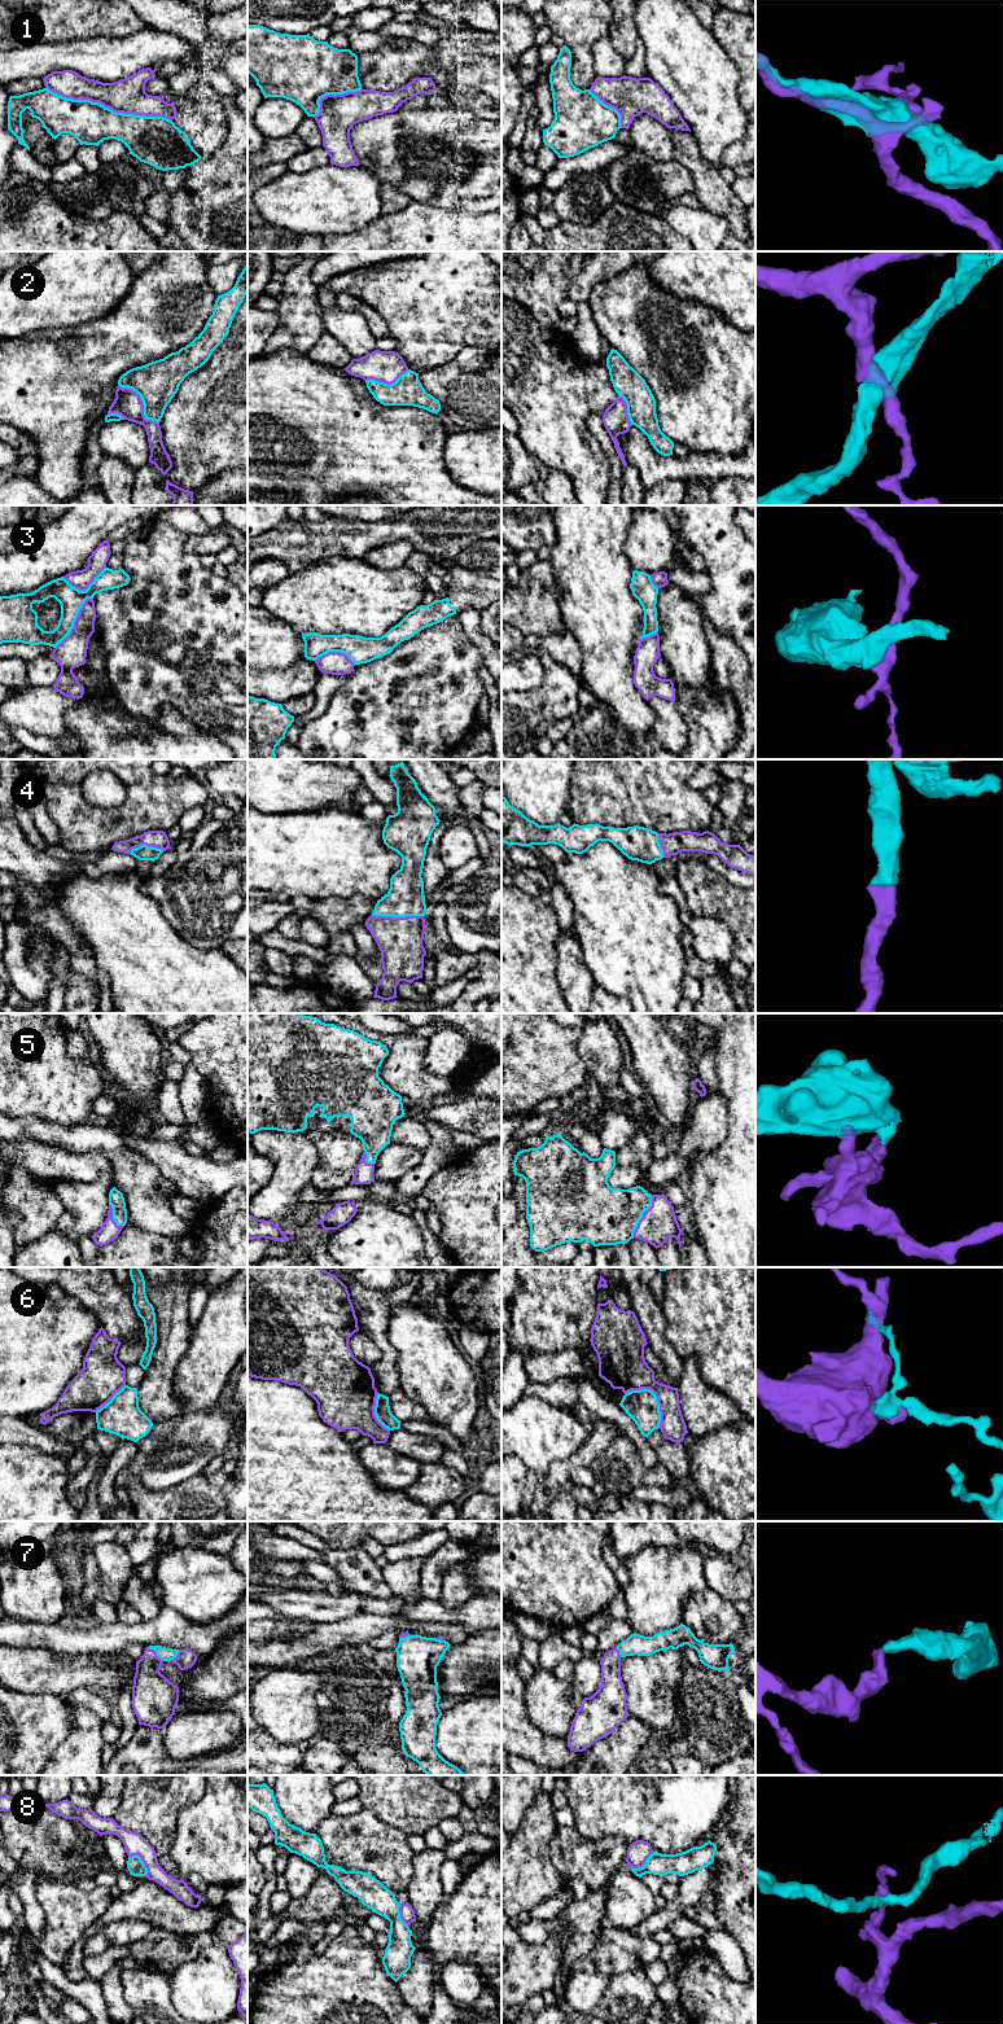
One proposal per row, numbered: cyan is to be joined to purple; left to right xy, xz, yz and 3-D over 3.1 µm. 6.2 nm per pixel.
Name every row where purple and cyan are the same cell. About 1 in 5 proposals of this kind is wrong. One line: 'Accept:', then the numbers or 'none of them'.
Accept: 4, 5, 7

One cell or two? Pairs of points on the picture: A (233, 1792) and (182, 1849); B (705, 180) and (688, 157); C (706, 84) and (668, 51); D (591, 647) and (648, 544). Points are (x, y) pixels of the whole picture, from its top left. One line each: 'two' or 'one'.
A: one
B: one
C: one
D: two

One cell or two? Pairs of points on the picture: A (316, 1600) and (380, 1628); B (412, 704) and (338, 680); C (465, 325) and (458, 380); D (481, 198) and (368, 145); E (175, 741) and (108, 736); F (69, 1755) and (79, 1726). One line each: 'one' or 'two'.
A: two
B: two
C: two
D: one
E: one
F: one

